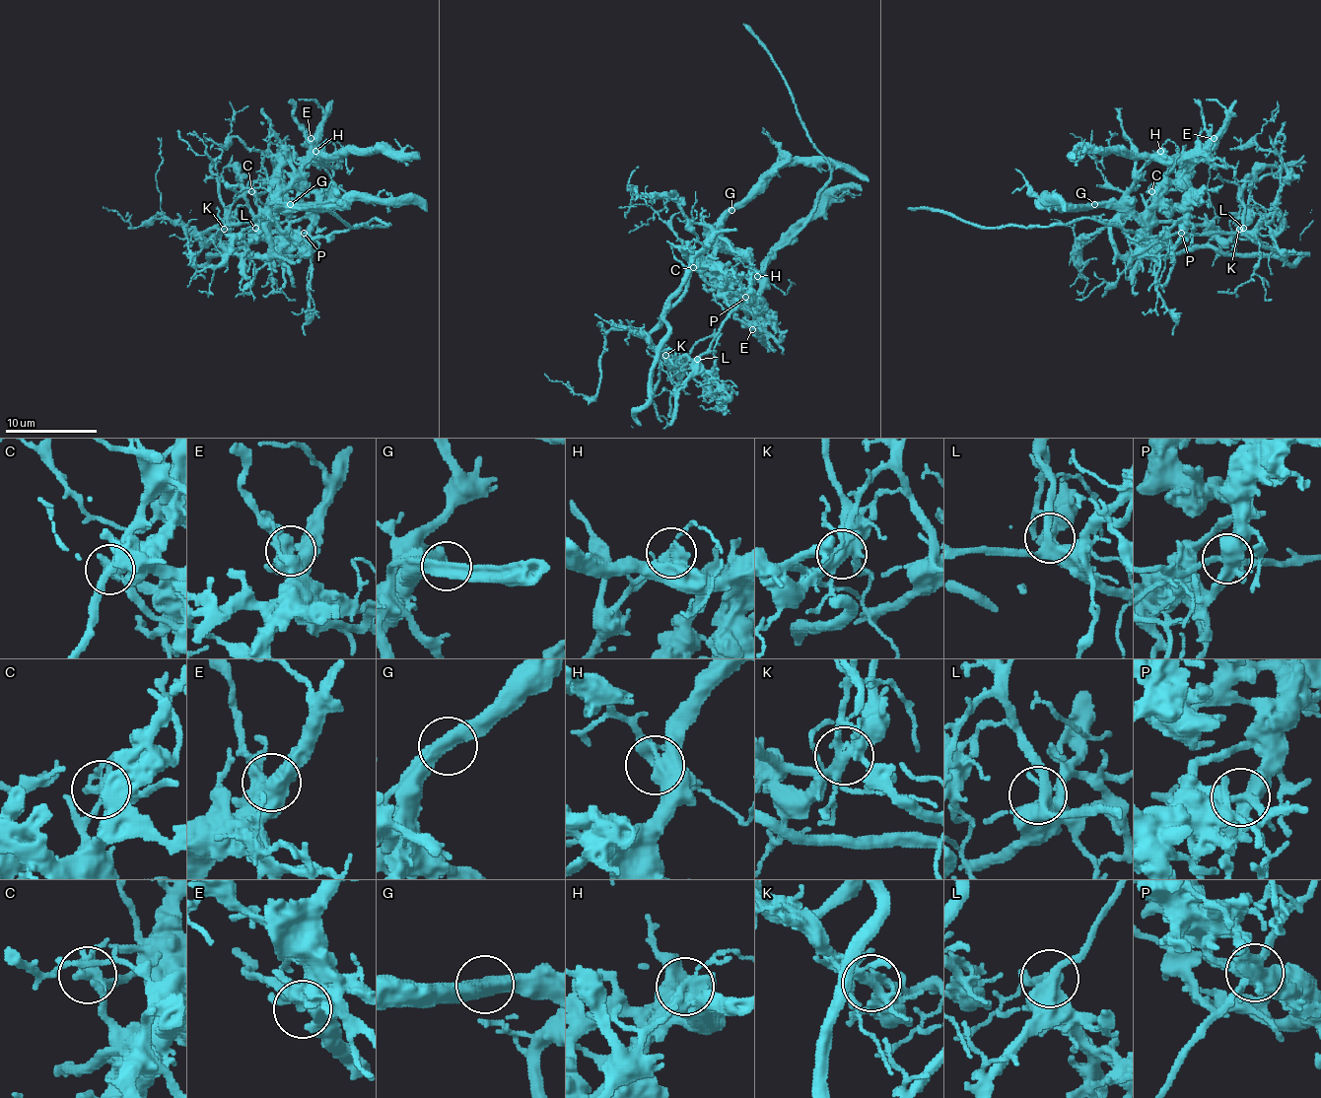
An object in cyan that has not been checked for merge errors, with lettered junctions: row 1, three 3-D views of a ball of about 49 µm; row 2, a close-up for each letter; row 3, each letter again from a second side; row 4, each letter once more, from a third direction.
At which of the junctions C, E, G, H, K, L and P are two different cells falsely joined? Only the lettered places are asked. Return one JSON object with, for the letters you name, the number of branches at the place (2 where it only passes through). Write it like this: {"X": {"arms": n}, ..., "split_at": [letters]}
{"C": {"arms": 3}, "G": {"arms": 2}, "H": {"arms": 4}, "K": {"arms": 5}, "P": {"arms": 4}, "split_at": ["C", "G", "H", "K", "P"]}

